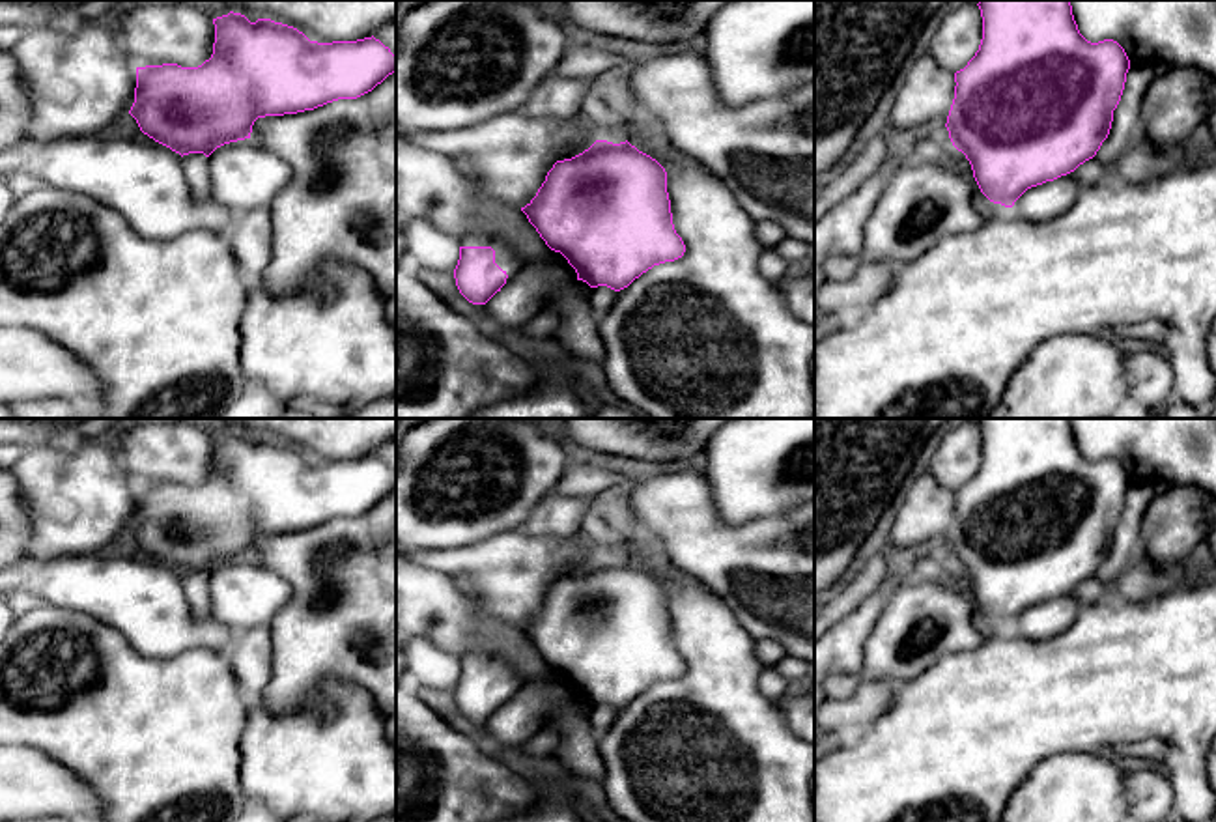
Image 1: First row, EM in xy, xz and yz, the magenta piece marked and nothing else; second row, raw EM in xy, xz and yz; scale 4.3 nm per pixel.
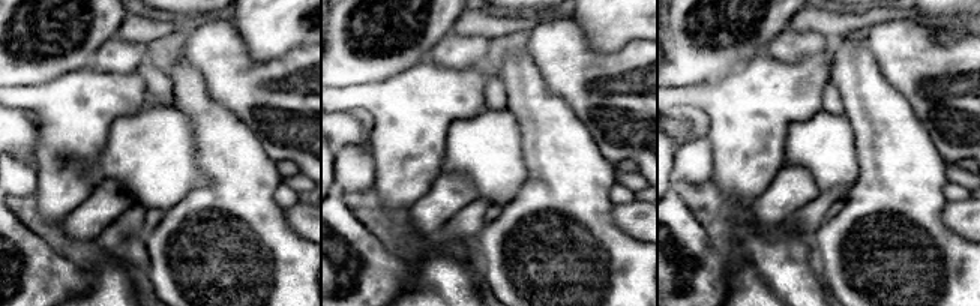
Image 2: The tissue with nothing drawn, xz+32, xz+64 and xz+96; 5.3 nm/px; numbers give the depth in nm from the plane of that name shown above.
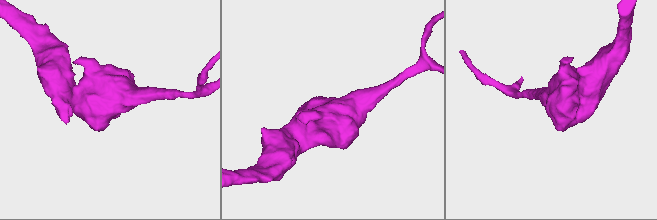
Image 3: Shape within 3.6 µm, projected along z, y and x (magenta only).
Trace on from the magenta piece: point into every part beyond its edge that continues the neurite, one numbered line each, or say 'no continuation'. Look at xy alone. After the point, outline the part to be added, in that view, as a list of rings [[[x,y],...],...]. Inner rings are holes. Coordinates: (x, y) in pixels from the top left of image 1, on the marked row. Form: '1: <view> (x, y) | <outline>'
no continuation

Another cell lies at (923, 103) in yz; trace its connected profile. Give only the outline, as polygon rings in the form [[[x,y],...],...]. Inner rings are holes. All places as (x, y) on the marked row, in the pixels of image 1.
[[[928,50],[913,54],[891,106],[889,135],[906,140],[945,127],[954,86],[954,73],[940,67]]]

